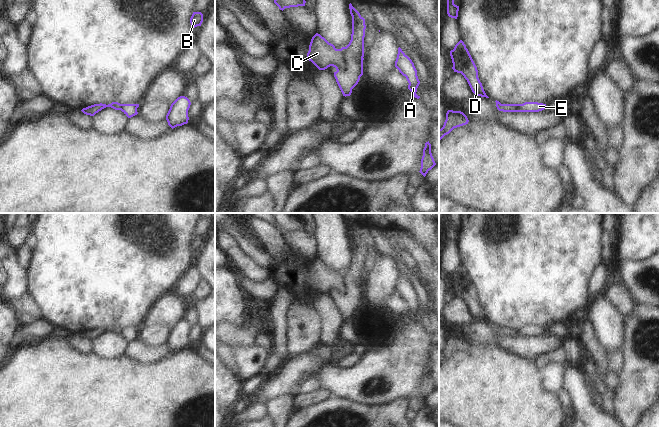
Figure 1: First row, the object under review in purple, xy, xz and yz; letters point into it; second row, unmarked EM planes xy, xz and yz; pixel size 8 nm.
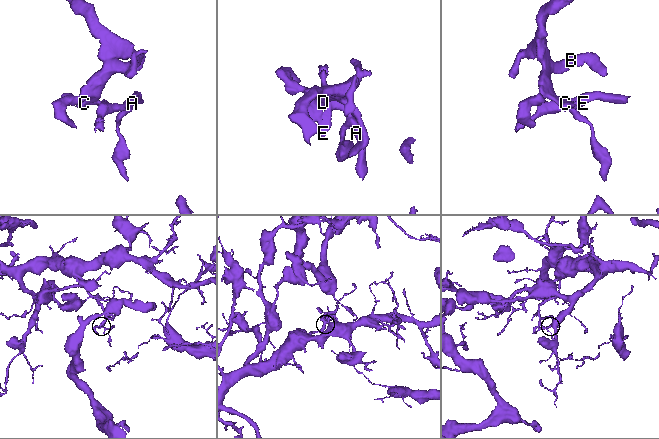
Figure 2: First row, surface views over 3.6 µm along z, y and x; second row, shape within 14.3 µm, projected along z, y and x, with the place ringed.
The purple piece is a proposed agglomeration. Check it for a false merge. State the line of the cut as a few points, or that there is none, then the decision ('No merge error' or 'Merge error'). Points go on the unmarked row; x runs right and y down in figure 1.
Split along xz (346, 271), (344, 276), (345, 291), (337, 294). Merge error

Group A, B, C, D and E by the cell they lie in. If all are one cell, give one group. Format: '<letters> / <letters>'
A E / B C D

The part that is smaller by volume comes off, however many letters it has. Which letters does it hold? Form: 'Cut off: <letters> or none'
Cut off: A, E

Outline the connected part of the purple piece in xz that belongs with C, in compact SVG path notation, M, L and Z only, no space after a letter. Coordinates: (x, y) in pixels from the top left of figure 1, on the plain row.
M316 257L310 266L307 283L311 285L319 294L325 294L330 290L336 294L345 293L344 276L346 271L336 273L324 261Z

